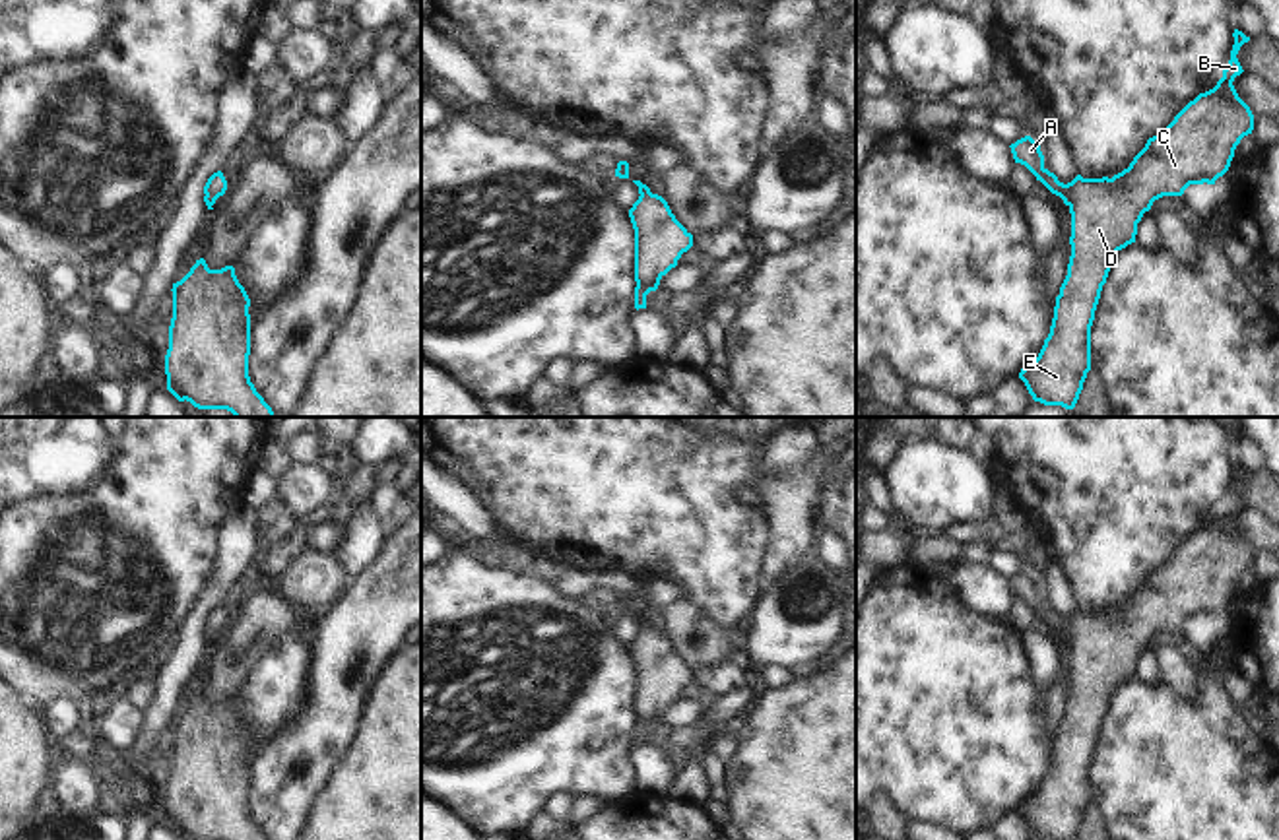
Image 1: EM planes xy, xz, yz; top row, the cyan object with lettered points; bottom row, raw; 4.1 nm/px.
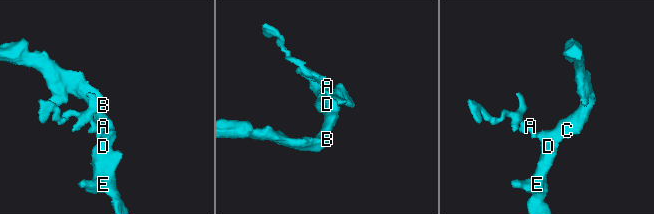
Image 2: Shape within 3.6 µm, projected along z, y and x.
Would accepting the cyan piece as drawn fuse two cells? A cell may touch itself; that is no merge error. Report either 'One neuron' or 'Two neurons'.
One neuron

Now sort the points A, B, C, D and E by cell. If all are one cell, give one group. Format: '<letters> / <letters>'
A B C D E

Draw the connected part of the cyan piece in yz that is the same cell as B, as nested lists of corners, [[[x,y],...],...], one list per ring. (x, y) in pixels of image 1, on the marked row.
[[[1238,29],[1232,37],[1230,60],[1217,85],[1190,101],[1112,178],[1077,175],[1064,184],[1044,167],[1031,136],[1009,145],[1015,163],[1060,196],[1071,213],[1071,256],[1050,334],[1038,357],[1019,372],[1034,402],[1075,407],[1091,371],[1095,310],[1116,252],[1135,242],[1137,223],[1155,200],[1182,196],[1190,184],[1215,184],[1229,171],[1240,140],[1252,134],[1254,114],[1232,85],[1244,72],[1236,54],[1250,37]]]

